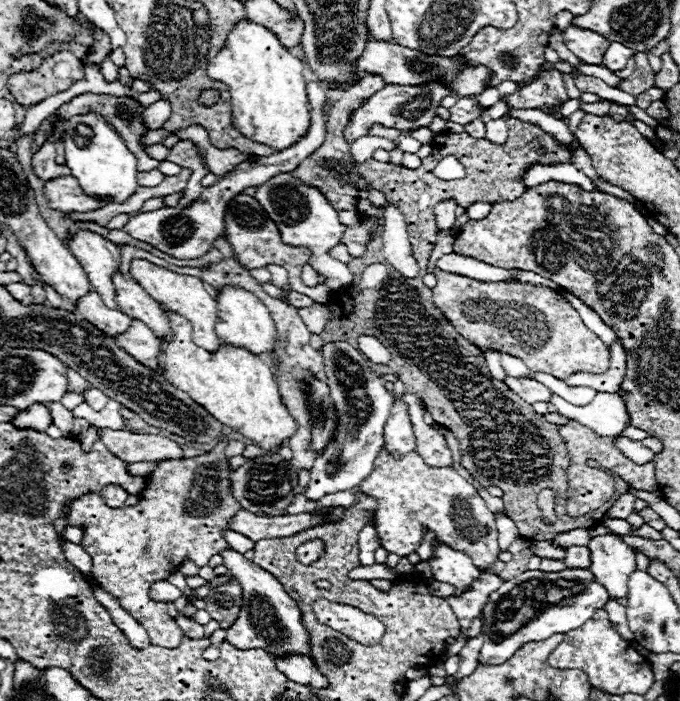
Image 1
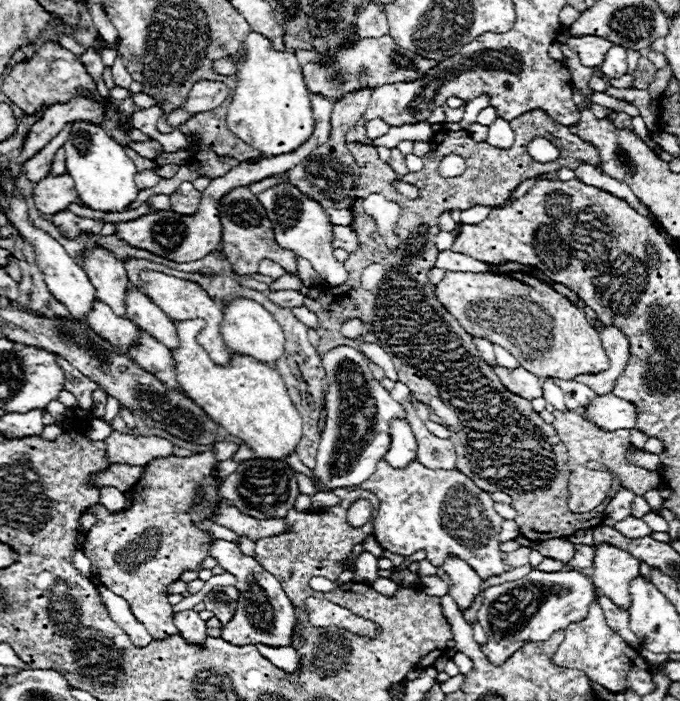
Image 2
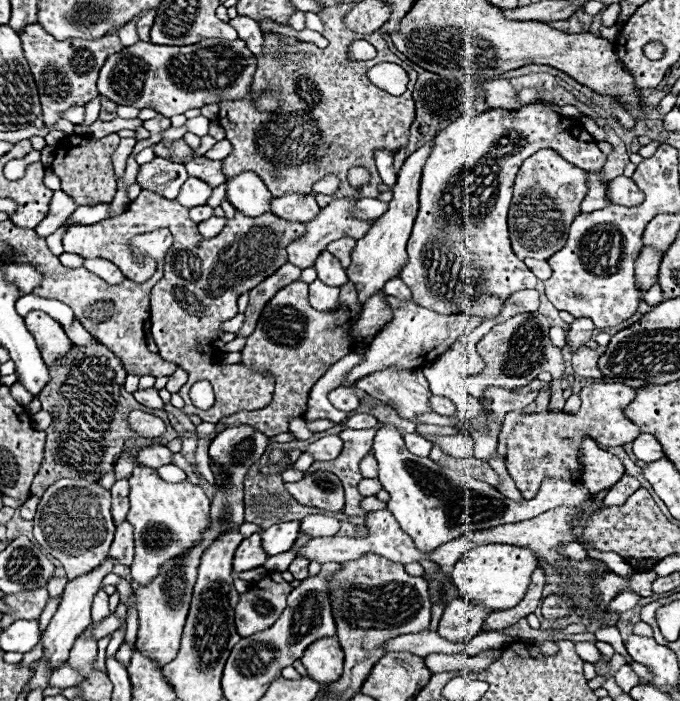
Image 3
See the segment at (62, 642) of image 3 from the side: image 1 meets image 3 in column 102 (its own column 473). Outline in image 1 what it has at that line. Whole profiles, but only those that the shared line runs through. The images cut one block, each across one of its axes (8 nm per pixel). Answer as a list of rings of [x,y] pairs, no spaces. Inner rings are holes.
[[[438,544],[434,548],[434,554],[430,556],[428,562],[432,568],[434,580],[448,582],[448,584],[456,586],[456,596],[460,596],[464,592],[464,588],[470,586],[472,580],[482,574],[474,566],[472,558],[468,558],[464,552],[444,546],[444,544]]]

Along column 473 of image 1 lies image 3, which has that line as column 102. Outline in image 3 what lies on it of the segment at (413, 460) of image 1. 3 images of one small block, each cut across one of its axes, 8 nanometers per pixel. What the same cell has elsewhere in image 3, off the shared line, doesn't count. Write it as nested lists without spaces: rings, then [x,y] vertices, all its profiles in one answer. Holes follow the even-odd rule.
[[[60,478],[46,488],[40,498],[38,512],[34,518],[34,538],[52,558],[60,560],[66,570],[68,580],[86,574],[102,564],[108,558],[108,550],[114,538],[114,520],[112,520],[112,494],[102,488],[98,482]]]

